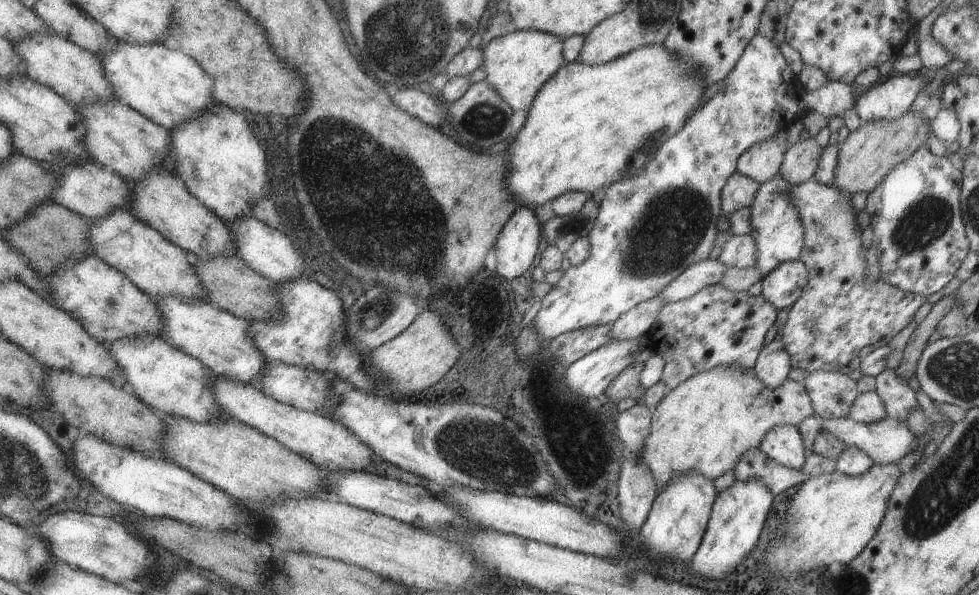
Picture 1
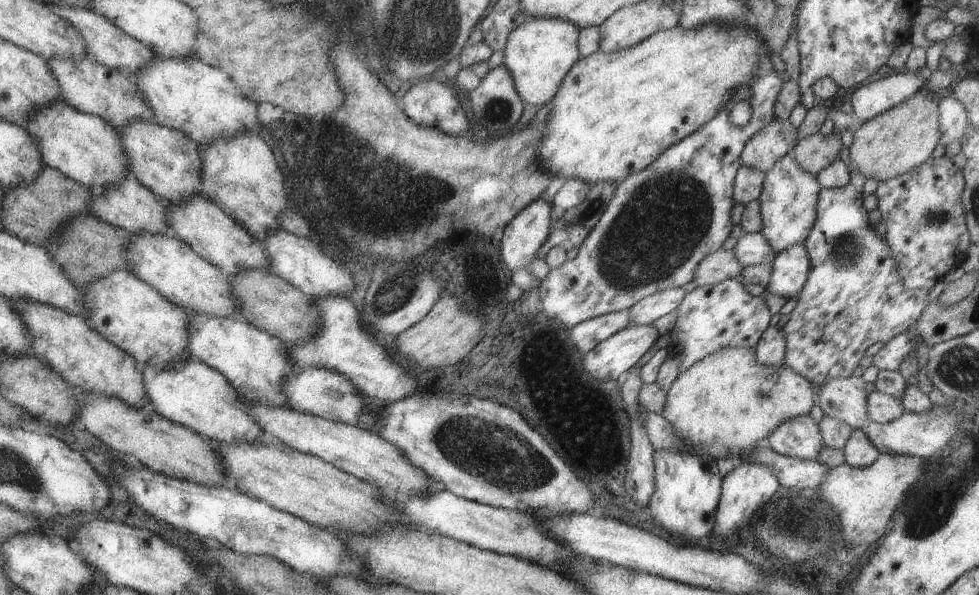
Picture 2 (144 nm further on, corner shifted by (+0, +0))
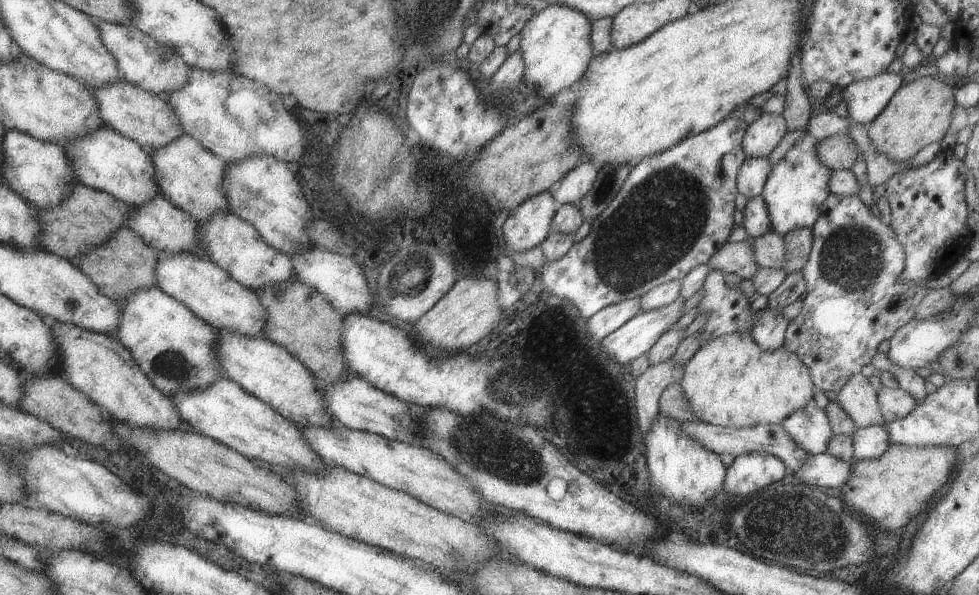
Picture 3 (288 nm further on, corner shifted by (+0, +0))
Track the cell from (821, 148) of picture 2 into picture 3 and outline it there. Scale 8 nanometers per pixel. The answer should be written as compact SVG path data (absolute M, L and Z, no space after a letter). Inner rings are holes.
M831 134L823 140L815 140L815 158L827 170L851 170L857 154L859 148L847 134Z

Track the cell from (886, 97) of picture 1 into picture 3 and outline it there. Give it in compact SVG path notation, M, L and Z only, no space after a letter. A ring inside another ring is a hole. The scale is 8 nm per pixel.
M879 74L869 80L859 80L841 90L841 100L847 104L849 118L867 126L891 102L891 96L901 88L901 74Z

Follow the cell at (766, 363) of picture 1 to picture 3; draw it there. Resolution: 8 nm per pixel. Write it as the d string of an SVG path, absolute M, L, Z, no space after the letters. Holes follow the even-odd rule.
M761 310L757 312L757 322L751 330L751 340L757 344L761 352L773 352L779 348L785 348L785 332L789 326L789 320L781 316L781 312L775 310Z

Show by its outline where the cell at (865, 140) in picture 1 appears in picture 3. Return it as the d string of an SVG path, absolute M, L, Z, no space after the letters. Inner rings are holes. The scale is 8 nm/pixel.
M923 76L913 82L903 84L893 96L891 102L867 124L867 138L877 154L883 154L889 162L909 164L919 150L929 144L941 142L947 134L951 110L955 106L953 90L941 82L941 78Z

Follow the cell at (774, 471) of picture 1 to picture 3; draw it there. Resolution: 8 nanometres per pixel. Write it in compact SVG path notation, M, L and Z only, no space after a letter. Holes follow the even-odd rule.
M815 454L809 456L795 472L789 472L793 478L797 478L801 484L813 486L813 488L841 488L849 476L851 476L851 460L839 460L831 454Z

